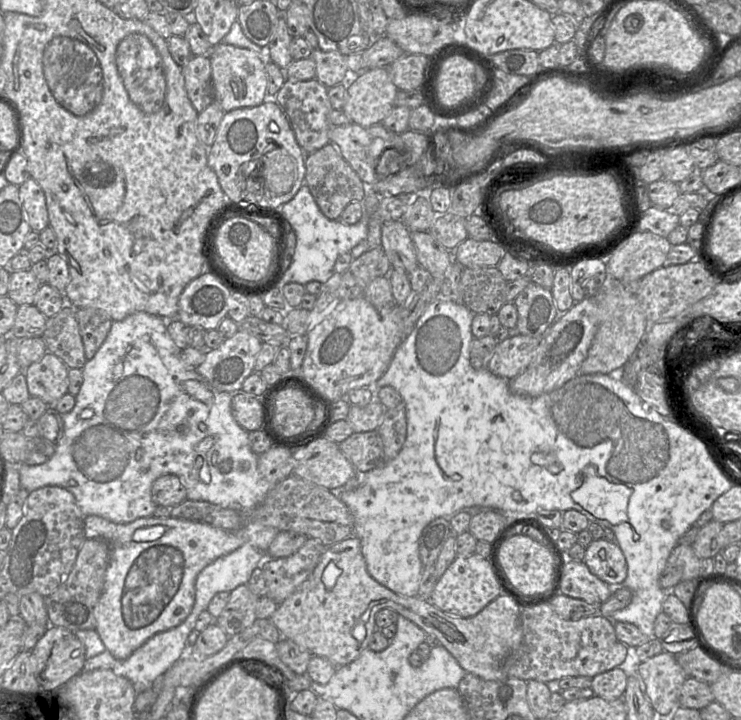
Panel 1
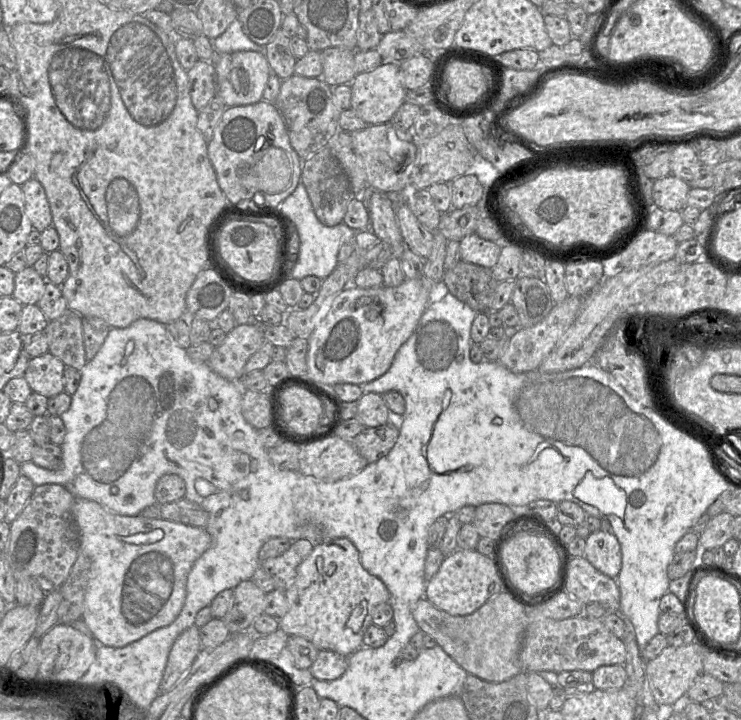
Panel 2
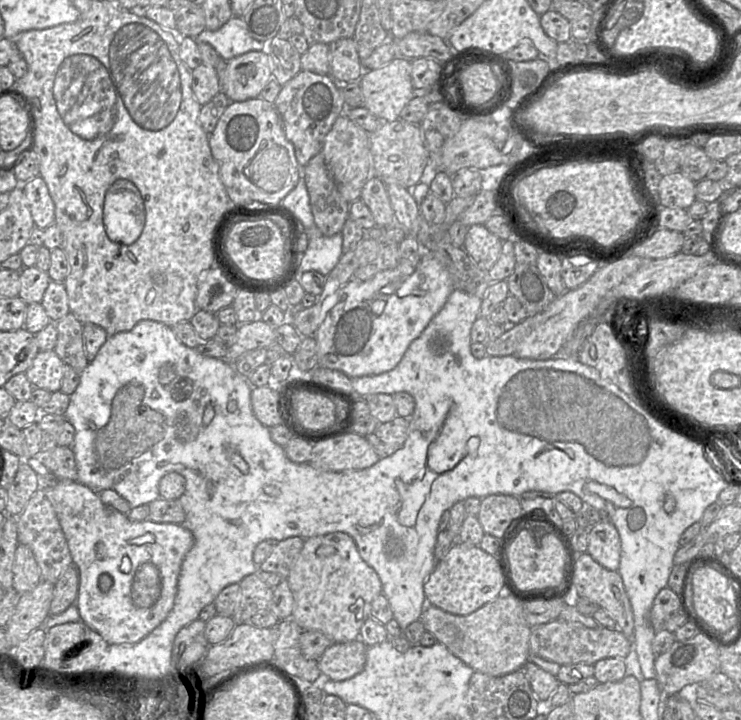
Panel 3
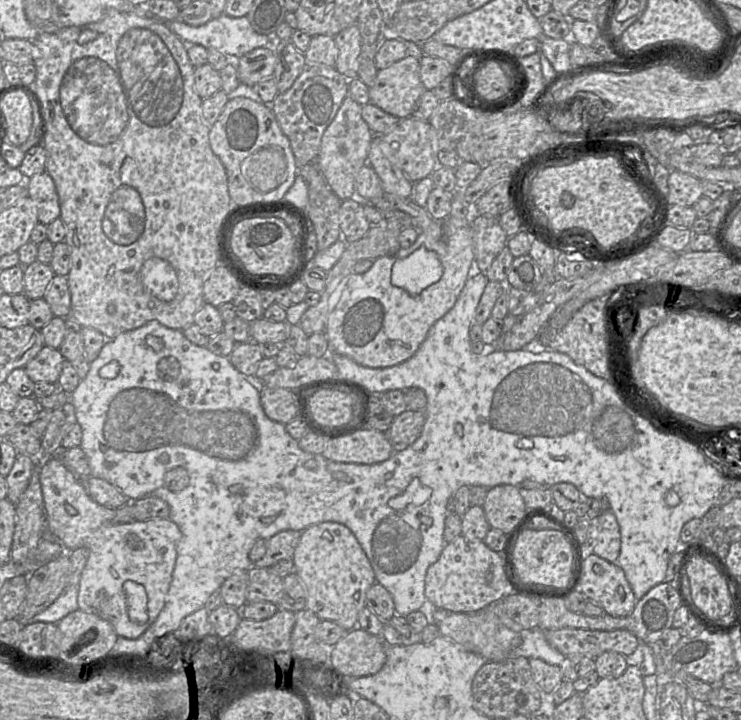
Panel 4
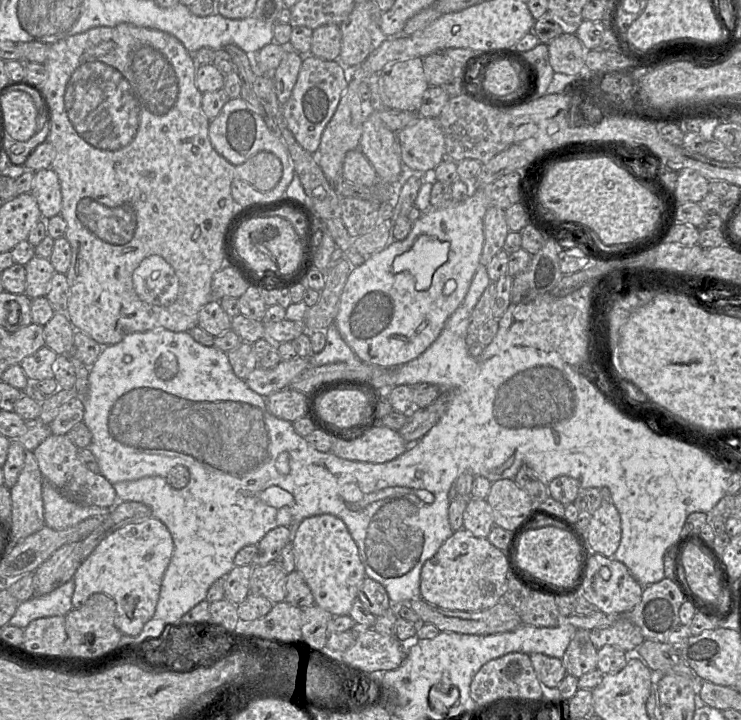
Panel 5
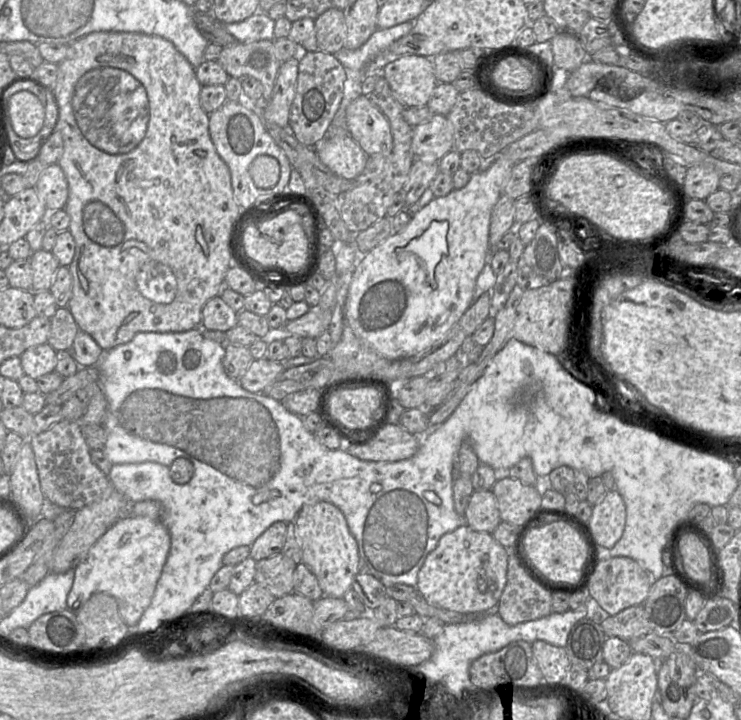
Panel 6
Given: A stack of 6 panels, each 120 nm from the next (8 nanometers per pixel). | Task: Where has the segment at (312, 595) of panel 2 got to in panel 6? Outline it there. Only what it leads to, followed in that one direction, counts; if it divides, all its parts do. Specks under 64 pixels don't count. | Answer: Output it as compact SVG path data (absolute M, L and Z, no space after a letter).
M320 501L303 506L294 522L302 549L302 563L316 576L324 596L343 598L361 572L358 544L343 512L330 502Z

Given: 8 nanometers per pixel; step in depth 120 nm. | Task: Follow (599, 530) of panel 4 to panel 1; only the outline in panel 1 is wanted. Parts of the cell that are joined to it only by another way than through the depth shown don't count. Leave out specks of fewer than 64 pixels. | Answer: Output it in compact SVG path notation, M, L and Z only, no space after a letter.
M604 538L593 540L586 547L583 562L611 587L623 585L626 579L627 563L620 546Z

